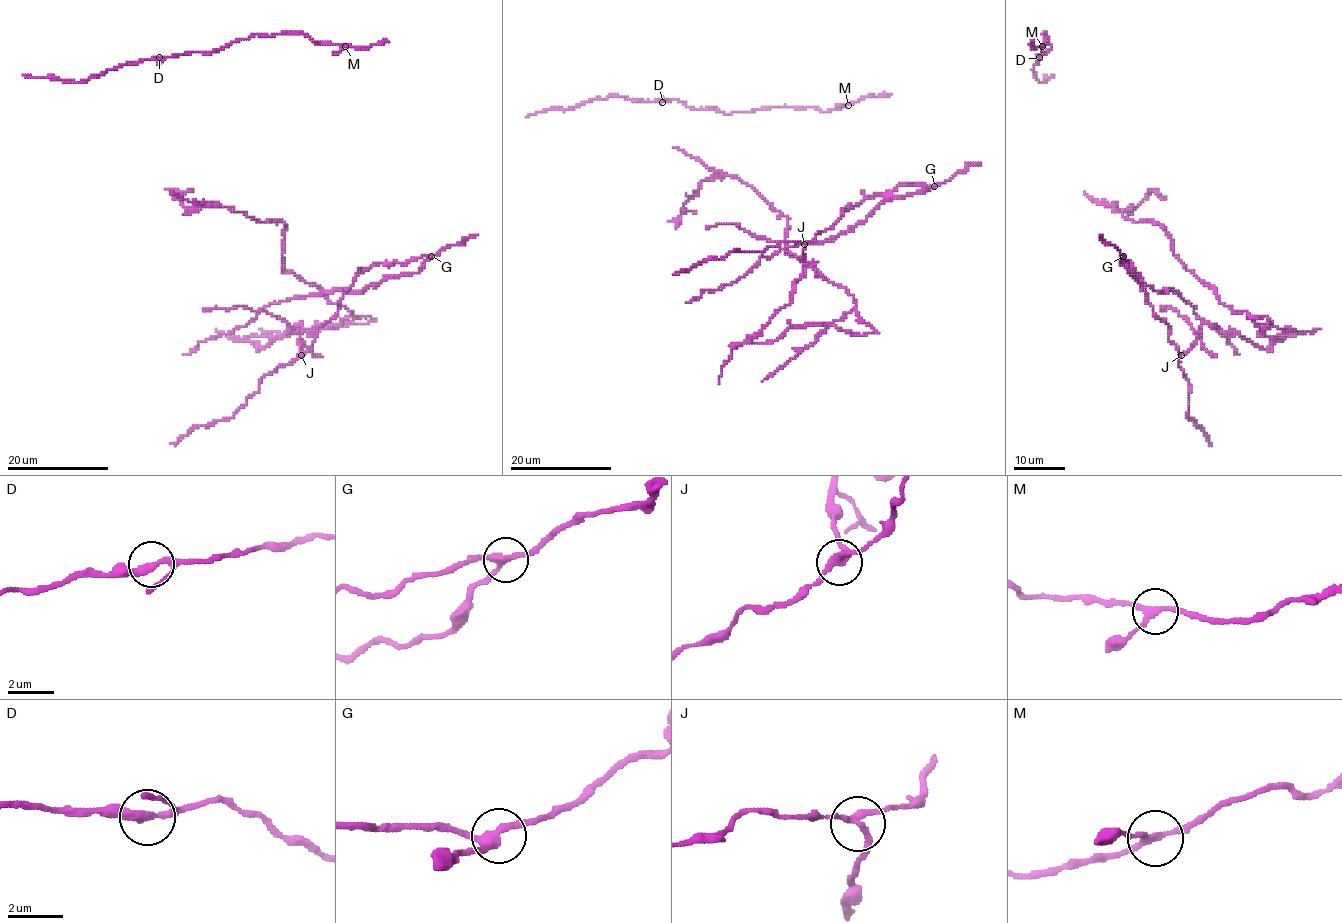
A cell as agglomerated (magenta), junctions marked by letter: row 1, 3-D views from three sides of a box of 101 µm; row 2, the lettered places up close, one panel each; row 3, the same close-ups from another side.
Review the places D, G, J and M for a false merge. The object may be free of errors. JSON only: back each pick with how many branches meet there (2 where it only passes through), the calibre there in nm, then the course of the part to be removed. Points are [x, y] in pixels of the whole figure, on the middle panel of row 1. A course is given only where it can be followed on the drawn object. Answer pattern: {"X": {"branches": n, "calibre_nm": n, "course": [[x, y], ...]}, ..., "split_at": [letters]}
{"J": {"branches": 3, "calibre_nm": 200, "course": [[803, 243], [792, 300], [747, 341], [874, 332], [740, 180], [704, 180], [675, 228]]}, "split_at": ["J"]}

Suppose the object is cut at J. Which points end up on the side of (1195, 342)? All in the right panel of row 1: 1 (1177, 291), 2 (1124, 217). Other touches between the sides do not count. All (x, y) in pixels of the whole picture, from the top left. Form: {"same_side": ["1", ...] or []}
{"same_side": ["2"]}

